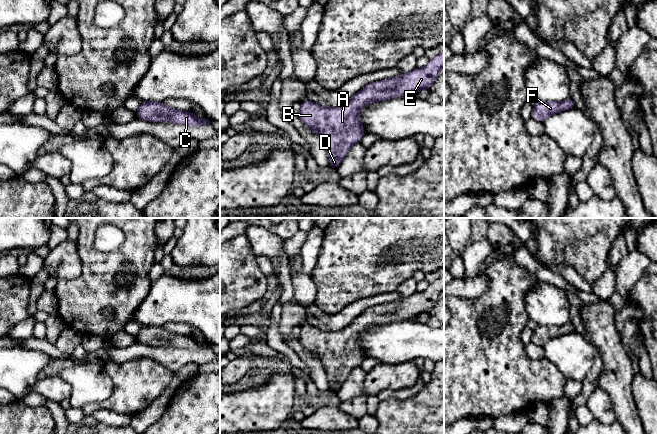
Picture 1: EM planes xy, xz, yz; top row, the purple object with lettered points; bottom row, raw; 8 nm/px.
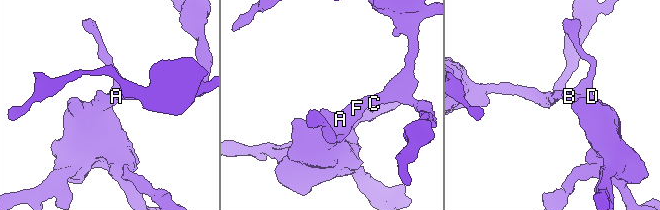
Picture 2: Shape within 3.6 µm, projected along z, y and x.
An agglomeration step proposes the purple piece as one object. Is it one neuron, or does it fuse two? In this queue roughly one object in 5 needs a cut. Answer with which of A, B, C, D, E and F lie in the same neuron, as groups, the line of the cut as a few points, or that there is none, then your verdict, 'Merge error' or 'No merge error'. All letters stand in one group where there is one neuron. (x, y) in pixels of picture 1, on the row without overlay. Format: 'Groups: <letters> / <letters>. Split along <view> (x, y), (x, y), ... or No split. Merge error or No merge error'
Groups: A B C D E F. No split. No merge error

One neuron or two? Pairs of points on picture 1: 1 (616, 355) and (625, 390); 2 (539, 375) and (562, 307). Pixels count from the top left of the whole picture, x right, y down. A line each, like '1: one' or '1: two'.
1: one
2: two

